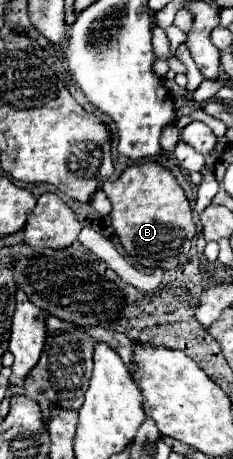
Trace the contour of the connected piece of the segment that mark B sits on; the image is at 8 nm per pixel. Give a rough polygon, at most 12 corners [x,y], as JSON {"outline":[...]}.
{"outline":[[156,161],[102,187],[124,251],[174,269],[196,225],[174,175]]}

